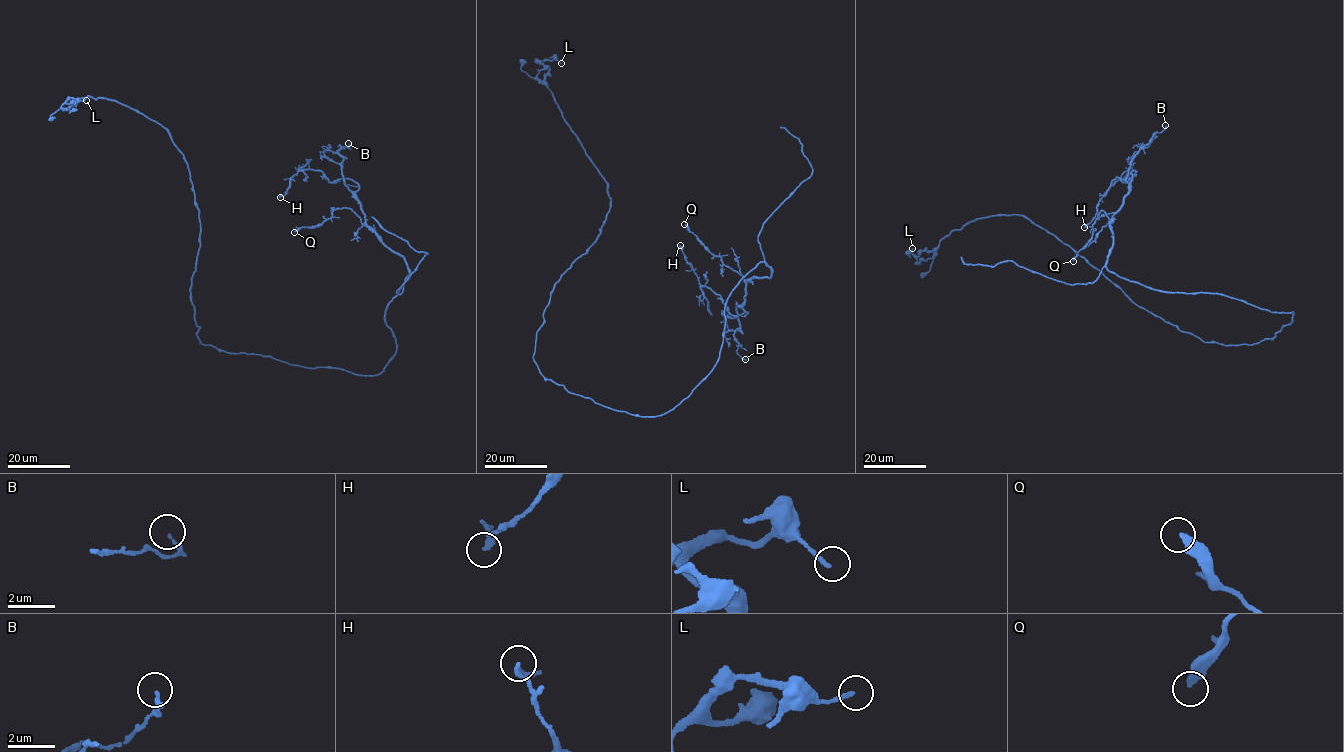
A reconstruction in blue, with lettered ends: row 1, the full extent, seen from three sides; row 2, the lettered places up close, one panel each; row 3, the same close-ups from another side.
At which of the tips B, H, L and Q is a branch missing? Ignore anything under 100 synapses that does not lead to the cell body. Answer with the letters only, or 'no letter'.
no letter

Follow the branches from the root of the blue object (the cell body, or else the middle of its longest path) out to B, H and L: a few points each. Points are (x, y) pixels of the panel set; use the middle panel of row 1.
B: (593, 400), (651, 417), (680, 404), (719, 357), (731, 291), (764, 262), (771, 277), (736, 304), (745, 359)
H: (593, 400), (673, 409), (716, 363), (731, 291), (761, 262), (772, 276), (746, 282), (733, 316), (680, 245)
L: (593, 400), (547, 379), (533, 358), (555, 284), (595, 241), (611, 201), (546, 86), (542, 62), (561, 63)

